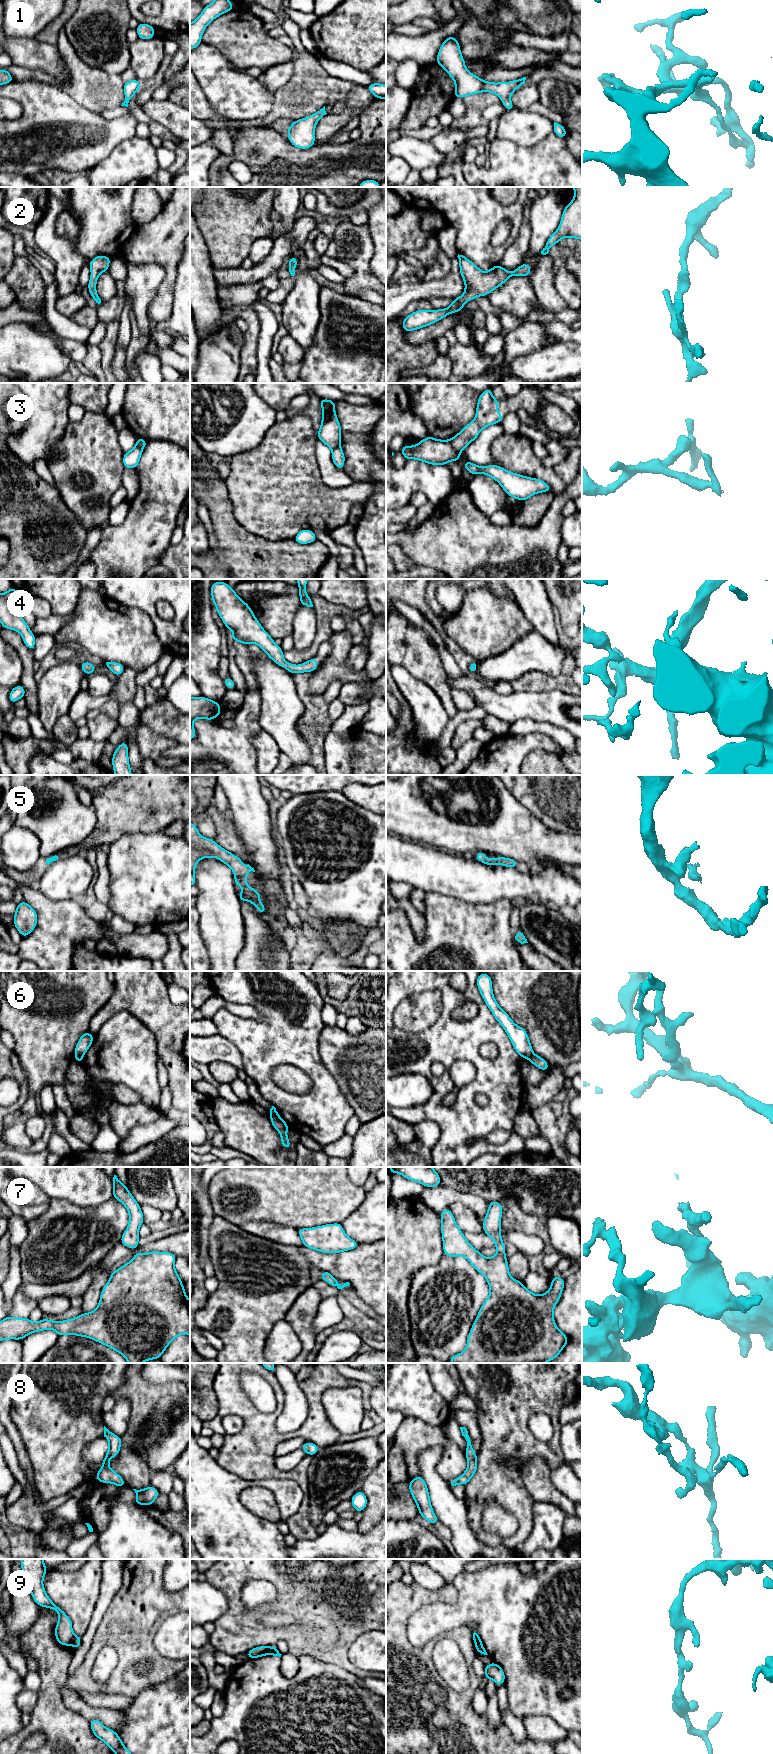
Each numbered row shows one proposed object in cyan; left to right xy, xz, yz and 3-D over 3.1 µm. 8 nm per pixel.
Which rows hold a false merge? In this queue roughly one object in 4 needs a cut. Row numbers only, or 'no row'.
3, 6, 9

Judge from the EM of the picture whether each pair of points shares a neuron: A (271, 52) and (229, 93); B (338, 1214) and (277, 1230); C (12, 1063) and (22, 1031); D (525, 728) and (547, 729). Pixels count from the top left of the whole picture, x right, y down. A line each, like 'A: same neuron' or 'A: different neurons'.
A: different neurons
B: different neurons
C: different neurons
D: same neuron

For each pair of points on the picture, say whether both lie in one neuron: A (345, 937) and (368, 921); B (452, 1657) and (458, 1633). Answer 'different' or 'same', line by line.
A: different
B: different

